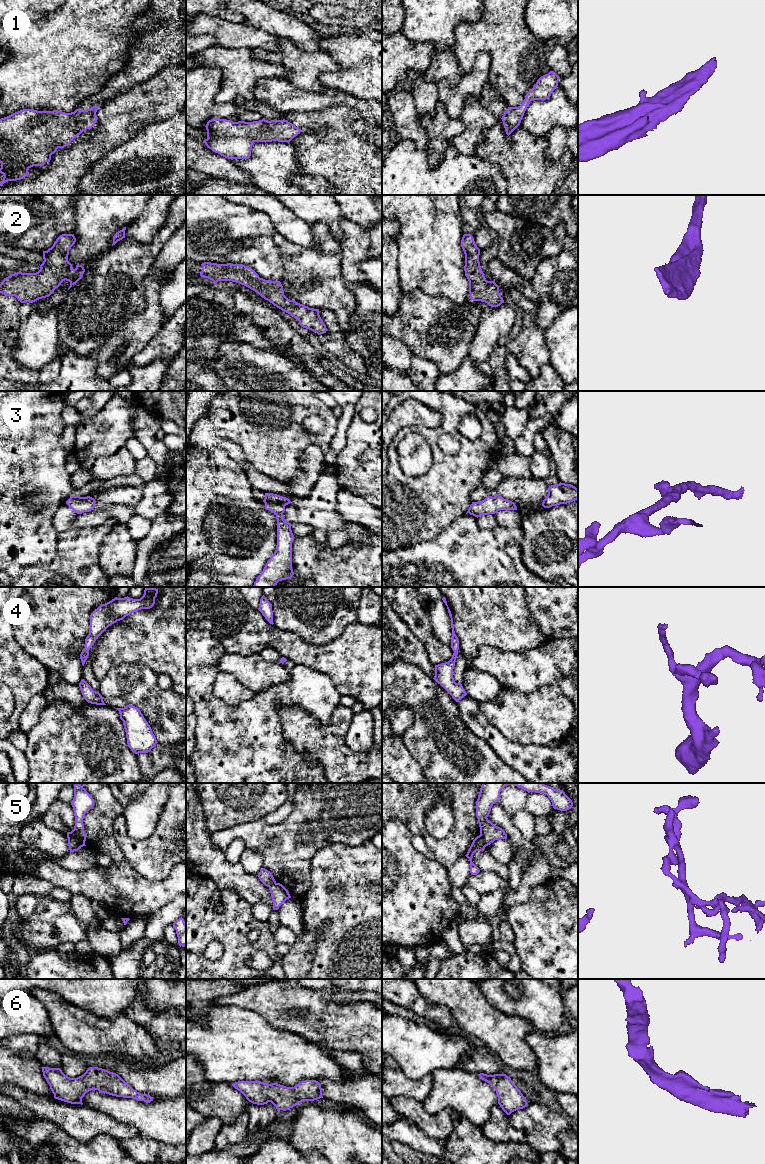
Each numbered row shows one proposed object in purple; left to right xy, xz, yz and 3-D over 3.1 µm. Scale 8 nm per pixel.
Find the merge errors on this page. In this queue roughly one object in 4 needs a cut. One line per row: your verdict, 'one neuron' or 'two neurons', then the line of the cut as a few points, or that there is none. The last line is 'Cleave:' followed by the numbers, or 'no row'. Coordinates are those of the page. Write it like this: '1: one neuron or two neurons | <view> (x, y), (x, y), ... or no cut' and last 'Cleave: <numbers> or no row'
1: one neuron | no cut
2: one neuron | no cut
3: one neuron | no cut
4: one neuron | no cut
5: two neurons | xy (70, 832), (80, 847)
6: one neuron | no cut
Cleave: 5

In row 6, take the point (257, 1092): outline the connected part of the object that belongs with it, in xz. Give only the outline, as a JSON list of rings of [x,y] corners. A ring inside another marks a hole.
[[[305,1080],[294,1087],[261,1081],[239,1081],[232,1086],[240,1091],[246,1099],[257,1105],[271,1102],[278,1110],[289,1110],[302,1101],[314,1101],[322,1096],[321,1084],[316,1080]]]

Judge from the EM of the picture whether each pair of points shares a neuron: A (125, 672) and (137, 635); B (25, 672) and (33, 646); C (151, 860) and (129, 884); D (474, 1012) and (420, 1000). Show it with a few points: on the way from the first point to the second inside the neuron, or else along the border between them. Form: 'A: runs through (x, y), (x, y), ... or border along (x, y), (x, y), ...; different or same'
A: border along (151, 669), (142, 664), (120, 663), (107, 673); different
B: border along (14, 638), (28, 654), (37, 659), (48, 670); different
C: border along (125, 858), (132, 867), (146, 878), (160, 881); different
D: border along (425, 996), (431, 1001), (444, 1004), (453, 1016); different

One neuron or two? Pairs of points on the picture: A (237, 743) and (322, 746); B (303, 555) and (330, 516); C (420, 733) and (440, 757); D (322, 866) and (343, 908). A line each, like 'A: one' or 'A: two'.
A: two
B: two
C: one
D: one

